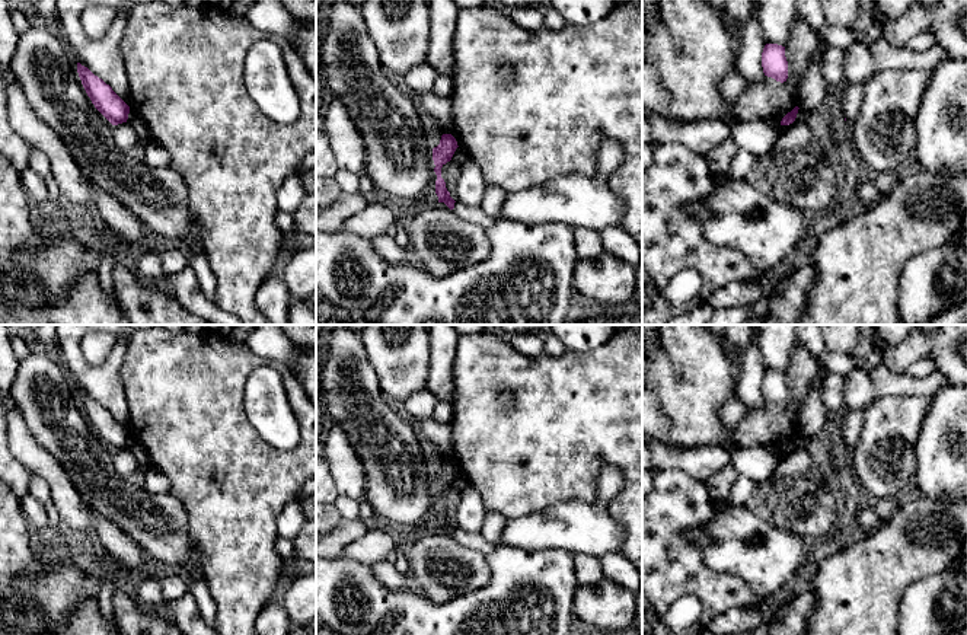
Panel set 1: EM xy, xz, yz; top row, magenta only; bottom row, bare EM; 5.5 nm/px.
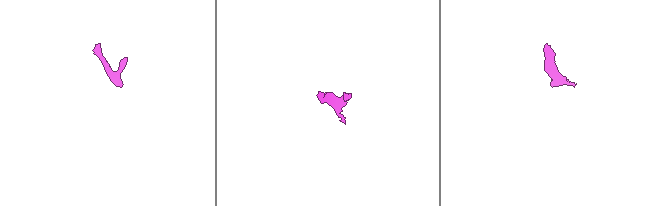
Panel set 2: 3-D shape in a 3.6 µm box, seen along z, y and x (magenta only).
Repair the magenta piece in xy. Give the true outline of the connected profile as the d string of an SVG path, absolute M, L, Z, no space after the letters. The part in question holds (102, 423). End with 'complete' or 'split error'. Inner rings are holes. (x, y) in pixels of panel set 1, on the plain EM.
M77 389L77 399L95 434L112 451L127 449L130 433L112 417L112 414L80 389Z; complete

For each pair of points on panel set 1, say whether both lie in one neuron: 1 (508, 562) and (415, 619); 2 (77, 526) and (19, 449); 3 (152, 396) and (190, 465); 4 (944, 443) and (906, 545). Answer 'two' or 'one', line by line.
1: one
2: one
3: one
4: two

